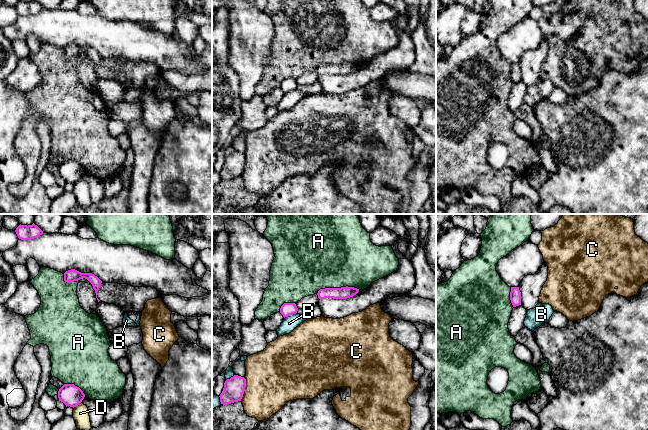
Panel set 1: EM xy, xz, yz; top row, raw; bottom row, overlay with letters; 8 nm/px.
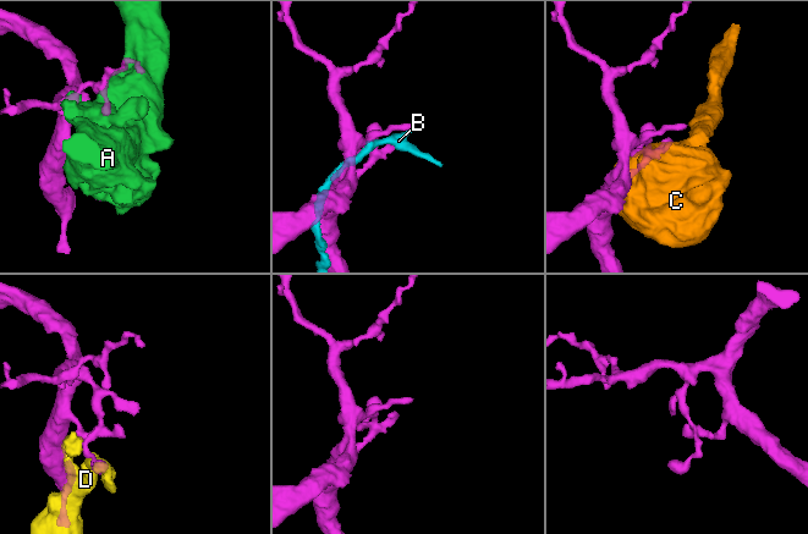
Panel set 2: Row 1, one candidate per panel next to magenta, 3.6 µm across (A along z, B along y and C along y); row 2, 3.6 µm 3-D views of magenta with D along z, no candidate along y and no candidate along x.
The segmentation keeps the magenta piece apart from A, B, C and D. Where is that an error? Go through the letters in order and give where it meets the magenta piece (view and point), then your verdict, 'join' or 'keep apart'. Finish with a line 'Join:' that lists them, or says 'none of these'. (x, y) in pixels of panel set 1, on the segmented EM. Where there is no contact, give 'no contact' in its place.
A: xz (337, 288) | keep apart
B: xz (290, 314) | keep apart
C: xz (244, 389) | keep apart
D: xy (76, 405) | keep apart
Join: none of these

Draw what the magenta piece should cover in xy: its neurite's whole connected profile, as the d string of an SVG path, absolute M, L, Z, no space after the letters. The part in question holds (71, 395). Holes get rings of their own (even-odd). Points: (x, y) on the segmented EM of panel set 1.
M64 384L58 391L59 401L63 402L66 407L76 407L84 399L83 391L74 384Z

